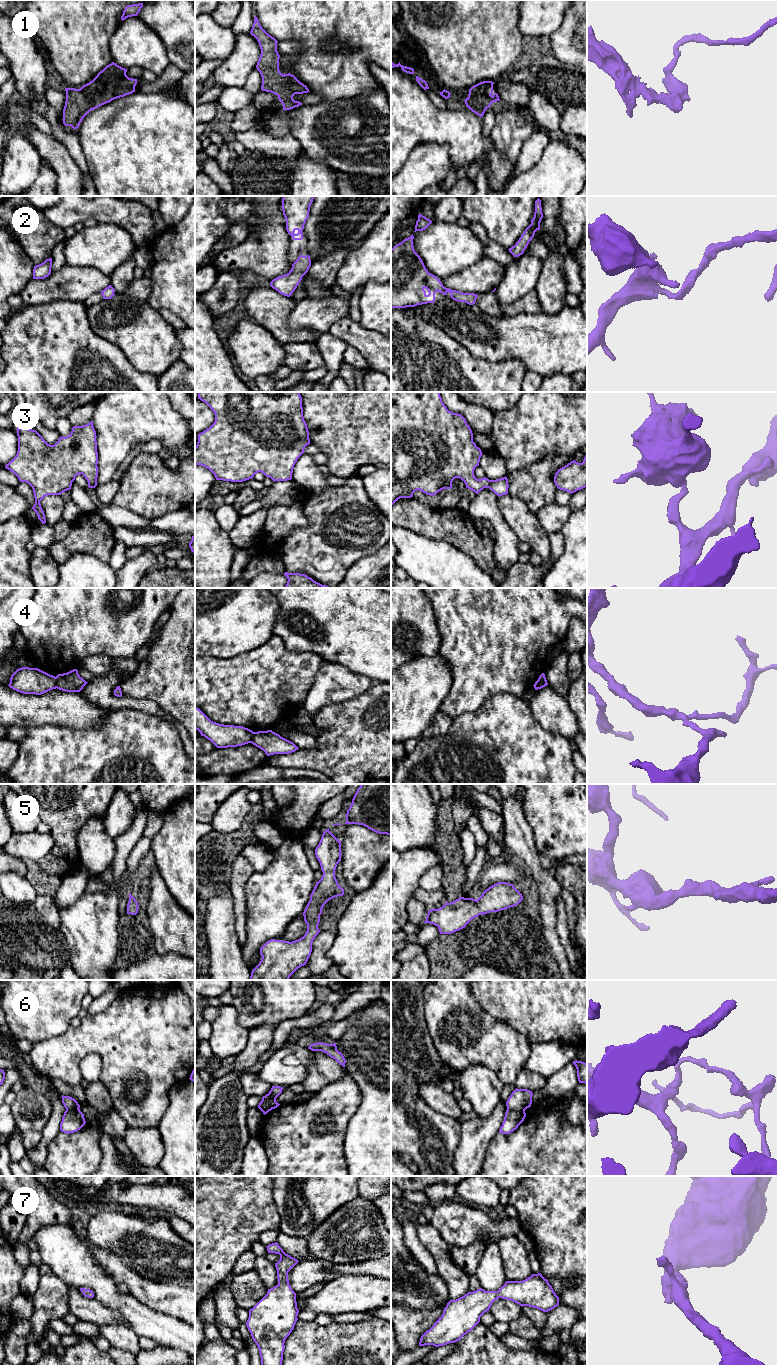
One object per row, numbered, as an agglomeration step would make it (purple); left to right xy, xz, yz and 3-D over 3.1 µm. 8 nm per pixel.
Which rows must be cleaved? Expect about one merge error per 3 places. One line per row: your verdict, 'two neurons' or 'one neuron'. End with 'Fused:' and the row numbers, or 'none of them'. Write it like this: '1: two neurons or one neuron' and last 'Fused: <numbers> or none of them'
1: one neuron
2: one neuron
3: one neuron
4: two neurons
5: one neuron
6: two neurons
7: one neuron
Fused: 4, 6

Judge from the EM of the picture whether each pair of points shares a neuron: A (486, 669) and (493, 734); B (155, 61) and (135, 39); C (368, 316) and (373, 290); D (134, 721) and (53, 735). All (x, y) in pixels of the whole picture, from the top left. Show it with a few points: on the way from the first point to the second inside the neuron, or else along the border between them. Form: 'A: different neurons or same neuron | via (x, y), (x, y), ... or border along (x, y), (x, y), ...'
A: different neurons | border along (512, 695), (494, 694), (471, 712)
B: same neuron | via (151, 56), (139, 44)
C: same neuron | via (373, 310), (373, 296)
D: same neuron | via (114, 738), (73, 740)

